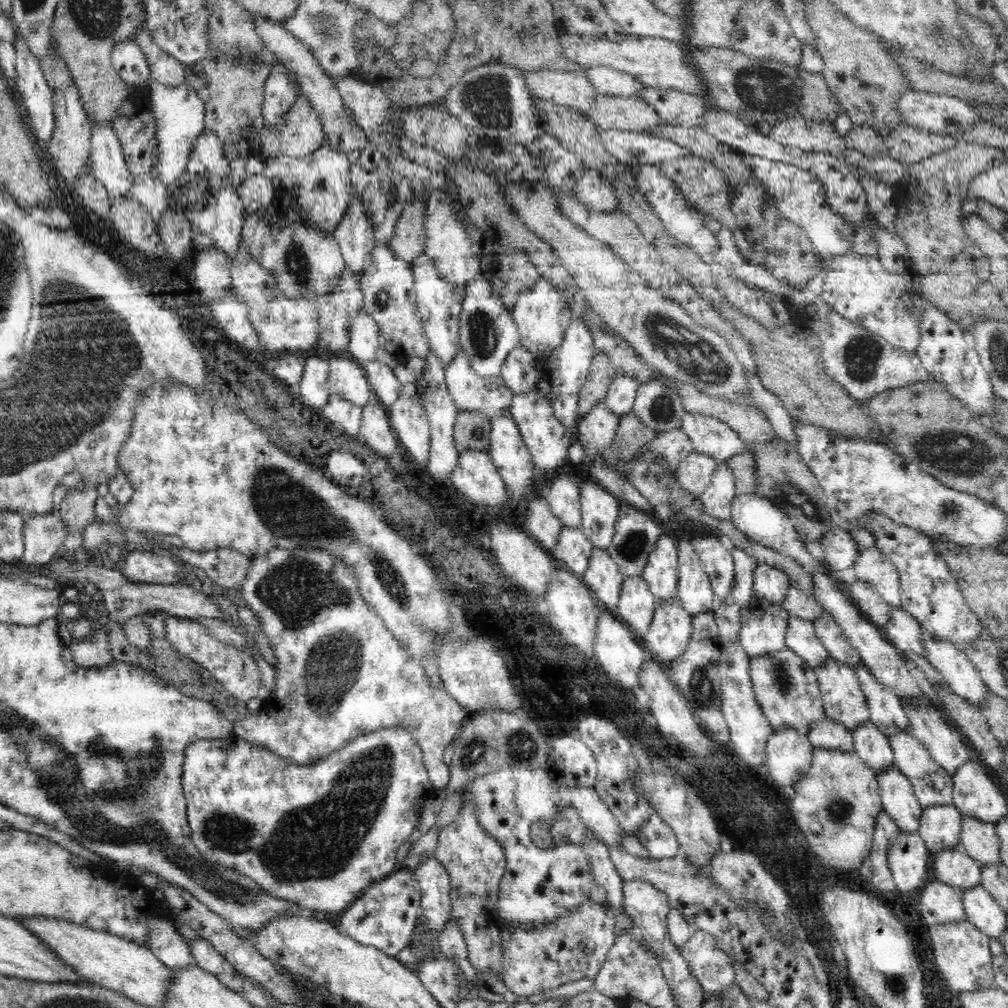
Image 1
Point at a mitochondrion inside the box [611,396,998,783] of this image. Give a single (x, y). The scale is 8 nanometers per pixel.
(957, 453)

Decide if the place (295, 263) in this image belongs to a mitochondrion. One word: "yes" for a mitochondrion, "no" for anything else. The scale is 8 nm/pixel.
yes

